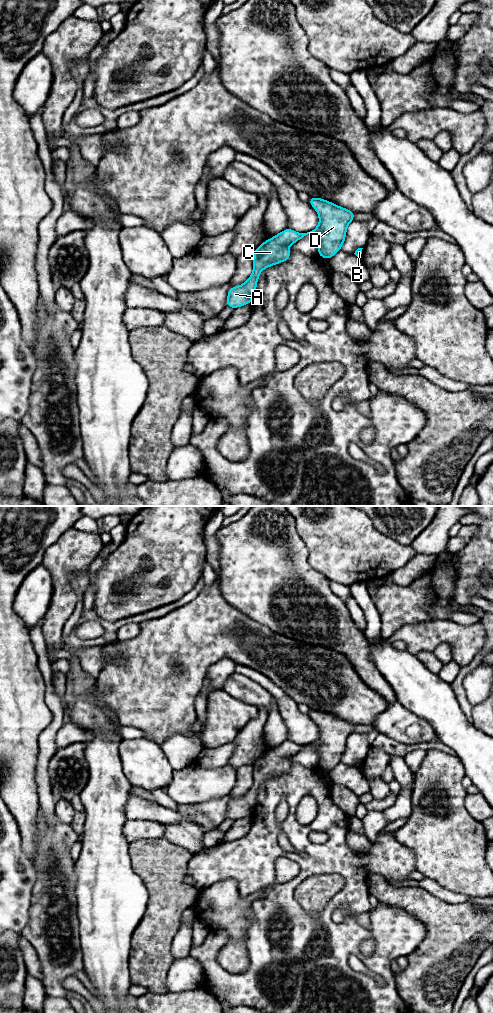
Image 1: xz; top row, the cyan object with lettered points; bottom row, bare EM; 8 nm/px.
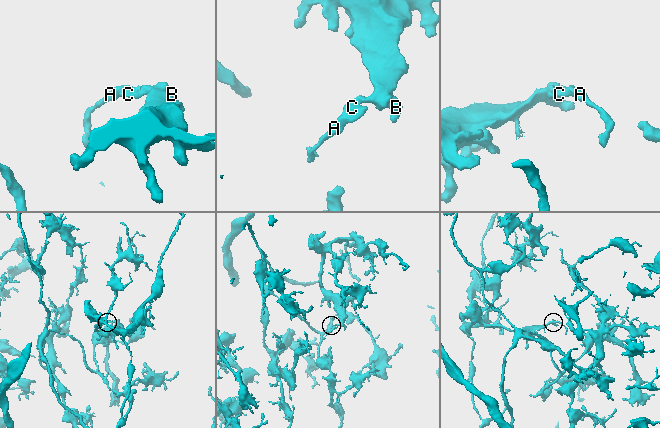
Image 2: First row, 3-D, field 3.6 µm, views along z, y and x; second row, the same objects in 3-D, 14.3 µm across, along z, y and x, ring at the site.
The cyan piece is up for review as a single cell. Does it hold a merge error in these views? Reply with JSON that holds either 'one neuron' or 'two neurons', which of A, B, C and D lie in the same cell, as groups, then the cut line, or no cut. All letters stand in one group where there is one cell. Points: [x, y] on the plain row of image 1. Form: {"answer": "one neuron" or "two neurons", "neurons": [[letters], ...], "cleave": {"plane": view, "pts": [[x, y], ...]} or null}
{"answer": "one neuron", "neurons": [["A", "B", "C", "D"]], "cleave": null}

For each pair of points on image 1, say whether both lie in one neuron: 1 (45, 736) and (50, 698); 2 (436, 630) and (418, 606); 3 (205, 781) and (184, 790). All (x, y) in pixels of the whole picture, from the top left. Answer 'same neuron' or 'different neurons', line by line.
1: same neuron
2: different neurons
3: same neuron

